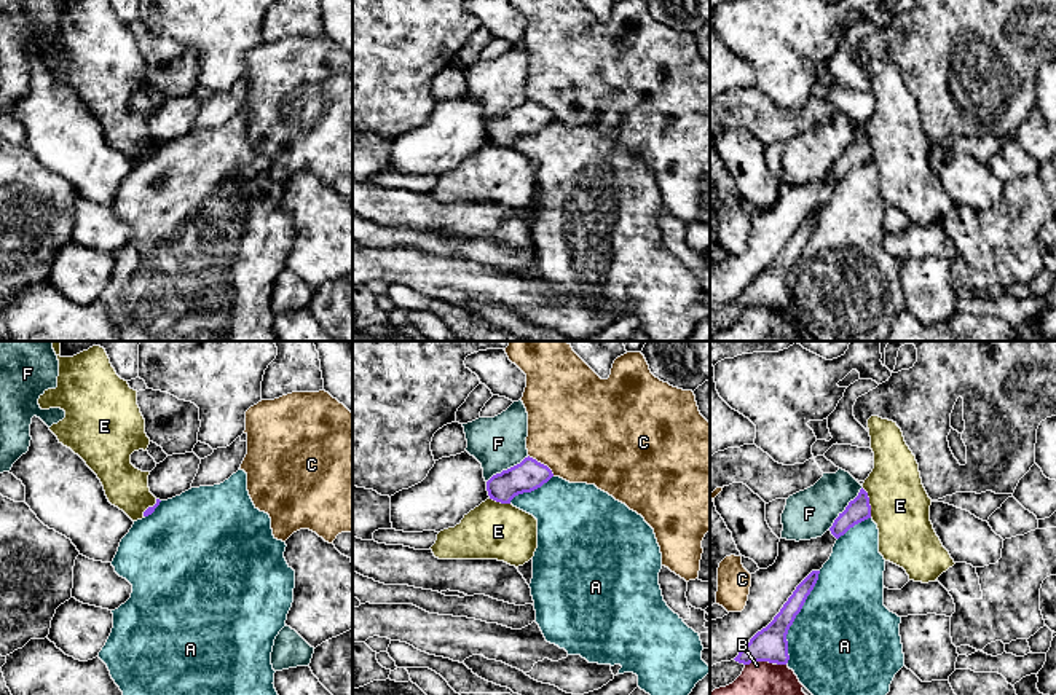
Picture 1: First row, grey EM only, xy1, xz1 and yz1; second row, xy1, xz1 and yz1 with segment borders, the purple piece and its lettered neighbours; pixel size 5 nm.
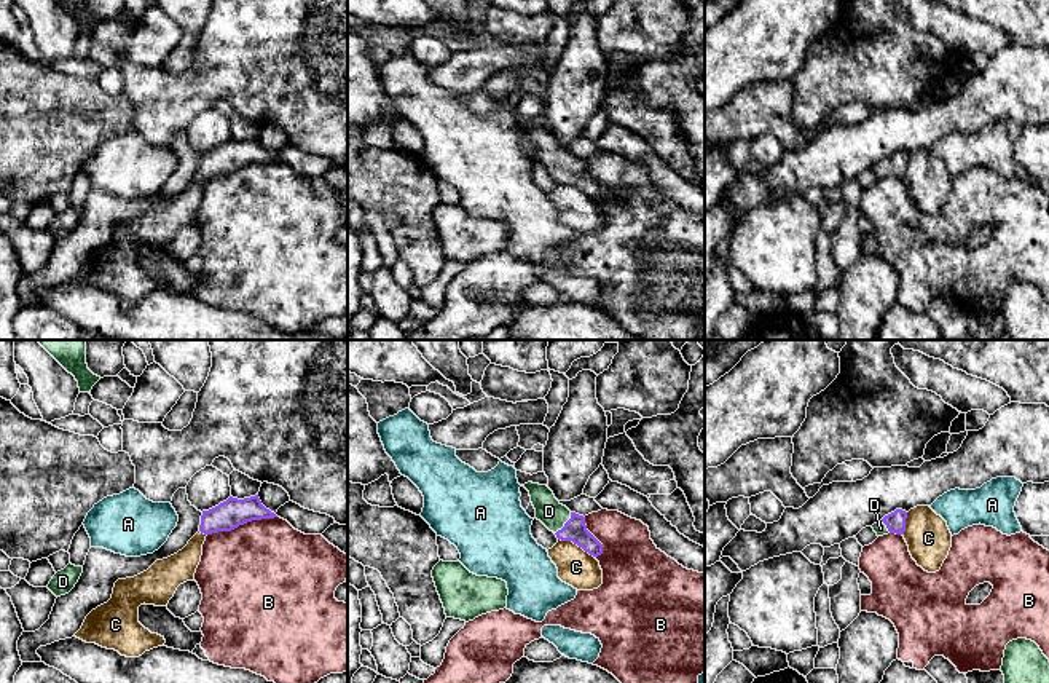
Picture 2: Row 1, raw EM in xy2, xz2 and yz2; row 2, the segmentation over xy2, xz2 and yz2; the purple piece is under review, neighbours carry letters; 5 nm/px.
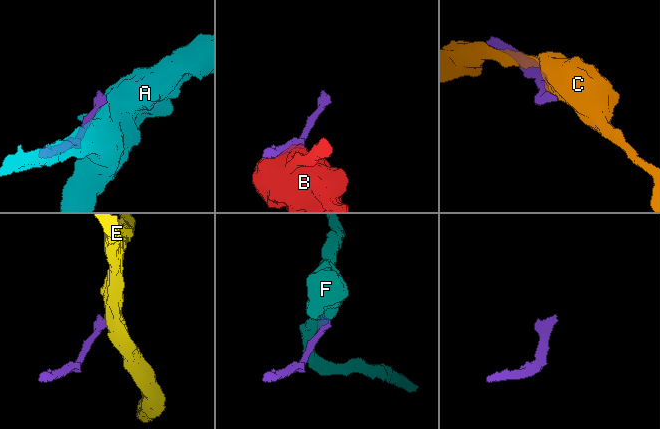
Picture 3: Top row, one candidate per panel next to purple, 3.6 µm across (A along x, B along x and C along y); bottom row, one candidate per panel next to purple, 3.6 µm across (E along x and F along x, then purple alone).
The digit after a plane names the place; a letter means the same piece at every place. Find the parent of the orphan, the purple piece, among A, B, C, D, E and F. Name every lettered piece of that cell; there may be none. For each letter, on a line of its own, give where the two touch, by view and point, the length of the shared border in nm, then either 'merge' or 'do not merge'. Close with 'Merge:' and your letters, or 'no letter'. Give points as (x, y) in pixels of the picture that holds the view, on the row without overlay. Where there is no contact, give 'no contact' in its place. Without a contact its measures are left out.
A: yz1 (795, 260) | 500 nm | do not merge
B: xy2 (241, 166) | 360 nm | do not merge
C: xz2 (576, 185) | 200 nm | do not merge
D: xz2 (565, 166) | 140 nm | merge
E: yz1 (868, 145) | 160 nm | do not merge
F: yz1 (846, 150) | 280 nm | do not merge
Merge: D

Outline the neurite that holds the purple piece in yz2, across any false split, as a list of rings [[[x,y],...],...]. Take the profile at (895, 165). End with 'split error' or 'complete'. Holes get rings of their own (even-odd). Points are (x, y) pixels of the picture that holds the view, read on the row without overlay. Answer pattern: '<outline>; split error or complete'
[[[896,152],[894,155],[885,158],[880,164],[874,166],[872,171],[877,179],[883,179],[888,176],[904,177],[906,161],[907,155],[902,152]]]; split error

